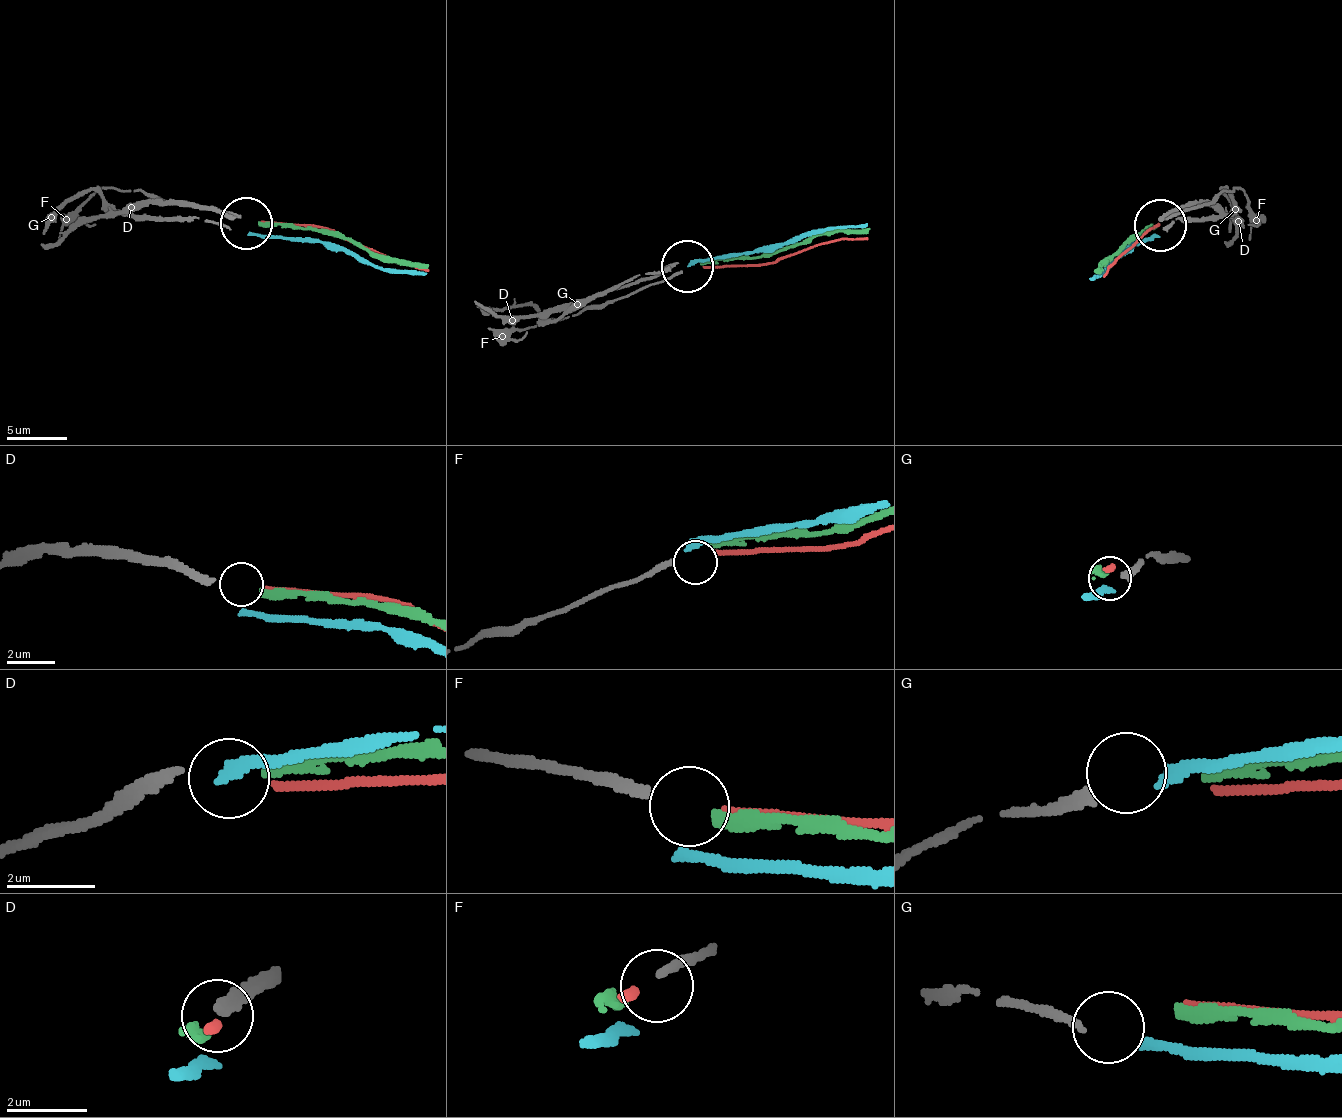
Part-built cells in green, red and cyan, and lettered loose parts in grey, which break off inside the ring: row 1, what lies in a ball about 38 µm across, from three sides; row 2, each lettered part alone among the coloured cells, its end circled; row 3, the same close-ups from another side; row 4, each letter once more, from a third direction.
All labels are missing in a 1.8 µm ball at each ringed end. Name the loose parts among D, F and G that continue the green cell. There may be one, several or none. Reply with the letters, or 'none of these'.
D

